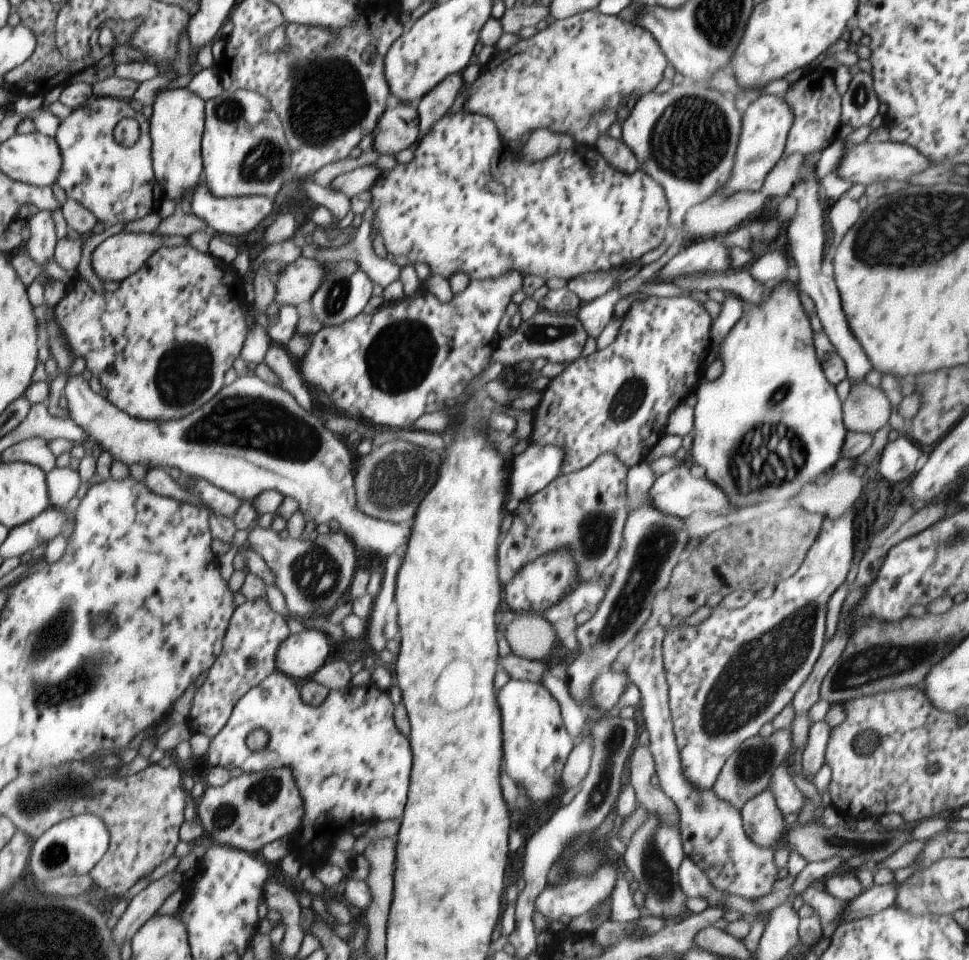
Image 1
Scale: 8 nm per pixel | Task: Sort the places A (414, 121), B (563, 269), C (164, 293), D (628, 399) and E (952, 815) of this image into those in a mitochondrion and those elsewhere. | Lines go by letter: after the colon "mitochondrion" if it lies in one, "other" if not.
A: other
B: other
C: other
D: mitochondrion
E: other

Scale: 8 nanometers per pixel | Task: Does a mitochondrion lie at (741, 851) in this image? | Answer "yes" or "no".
no

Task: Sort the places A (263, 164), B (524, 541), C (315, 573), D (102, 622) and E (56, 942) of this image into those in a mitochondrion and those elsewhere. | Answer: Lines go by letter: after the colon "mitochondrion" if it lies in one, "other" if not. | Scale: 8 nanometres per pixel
A: mitochondrion
B: other
C: mitochondrion
D: mitochondrion
E: mitochondrion

